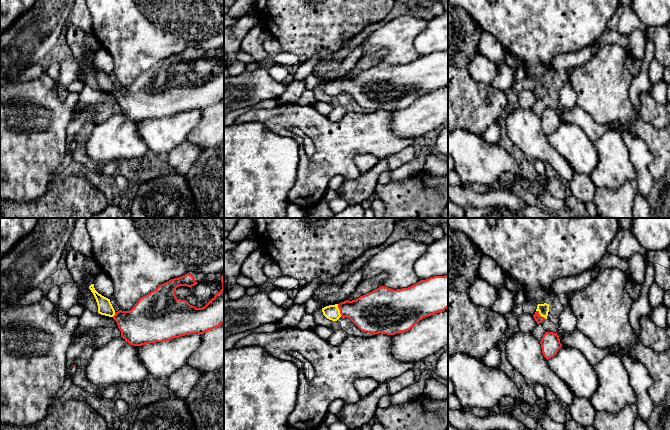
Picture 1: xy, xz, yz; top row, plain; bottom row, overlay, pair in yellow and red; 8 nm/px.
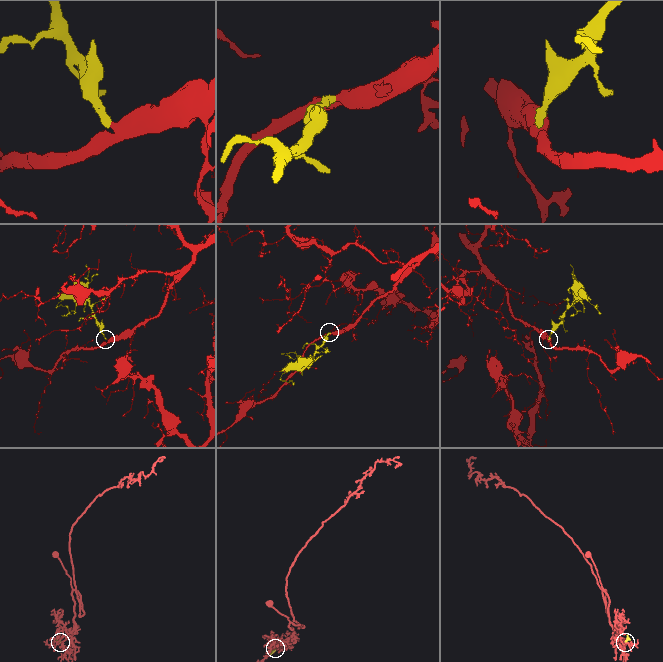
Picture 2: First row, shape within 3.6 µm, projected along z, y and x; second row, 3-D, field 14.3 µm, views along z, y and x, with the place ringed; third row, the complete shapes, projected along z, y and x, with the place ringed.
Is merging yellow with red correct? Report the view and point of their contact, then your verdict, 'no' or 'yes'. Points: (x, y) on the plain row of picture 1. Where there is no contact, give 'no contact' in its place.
contact xz (339, 86); yes

